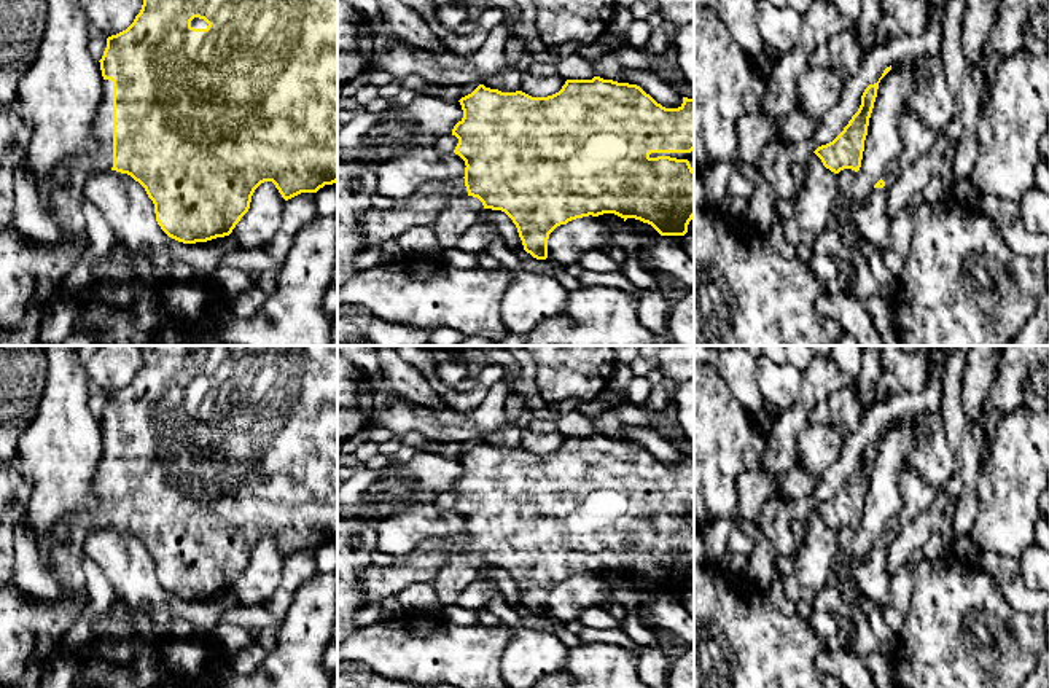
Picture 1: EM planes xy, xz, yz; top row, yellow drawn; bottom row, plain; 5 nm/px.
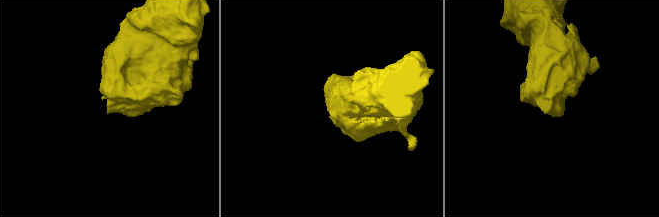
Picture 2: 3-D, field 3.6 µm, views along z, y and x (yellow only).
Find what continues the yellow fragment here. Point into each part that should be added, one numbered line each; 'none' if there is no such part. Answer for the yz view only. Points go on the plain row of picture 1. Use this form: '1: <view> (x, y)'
1: yz (871, 574)

